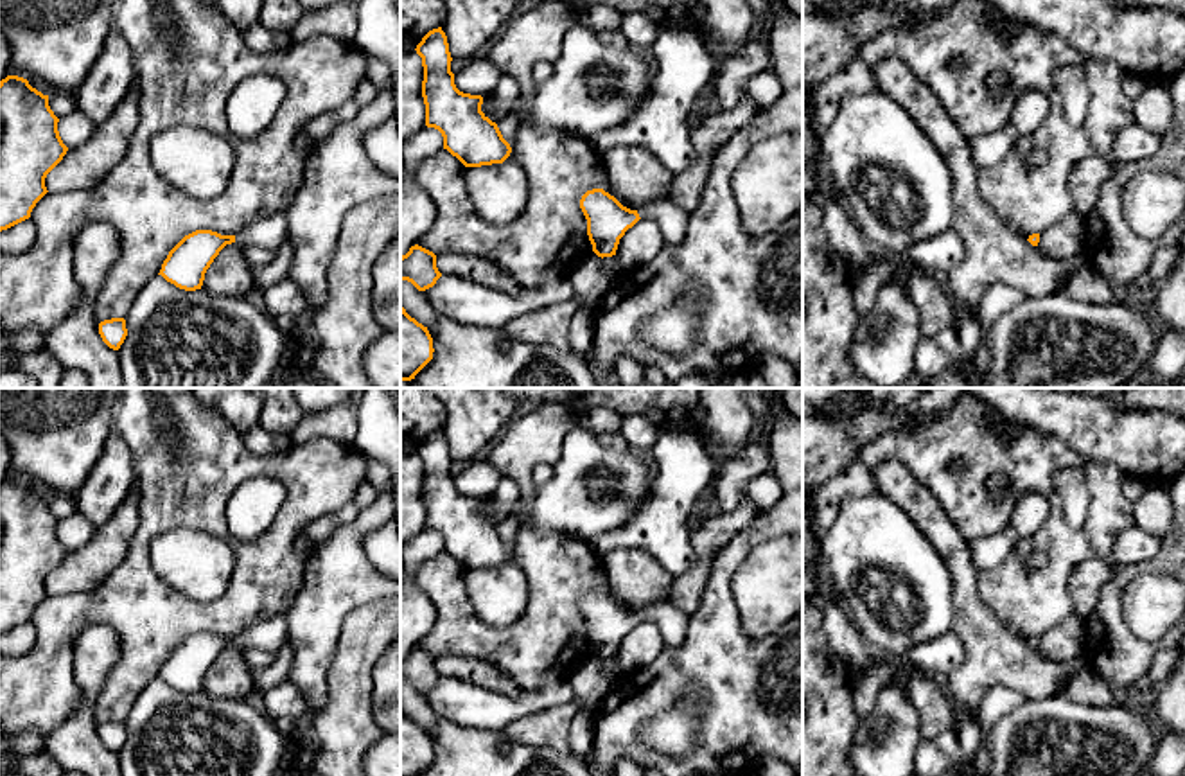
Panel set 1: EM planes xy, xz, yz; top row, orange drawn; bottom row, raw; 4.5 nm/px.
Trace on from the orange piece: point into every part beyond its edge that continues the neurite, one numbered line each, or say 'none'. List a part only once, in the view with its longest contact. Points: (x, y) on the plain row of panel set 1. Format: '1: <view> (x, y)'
1: xz (670, 620)

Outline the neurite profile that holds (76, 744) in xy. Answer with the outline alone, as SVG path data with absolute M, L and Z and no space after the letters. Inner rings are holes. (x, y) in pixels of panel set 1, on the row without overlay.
M95 623L84 629L74 645L74 672L83 692L77 711L45 738L45 751L65 771L84 776L120 776L117 753L110 751L93 719L93 704L120 652L120 639L113 627Z

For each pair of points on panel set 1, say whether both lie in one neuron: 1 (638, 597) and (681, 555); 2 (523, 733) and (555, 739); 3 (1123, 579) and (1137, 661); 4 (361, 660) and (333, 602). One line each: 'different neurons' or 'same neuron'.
1: different neurons
2: same neuron
3: same neuron
4: different neurons

